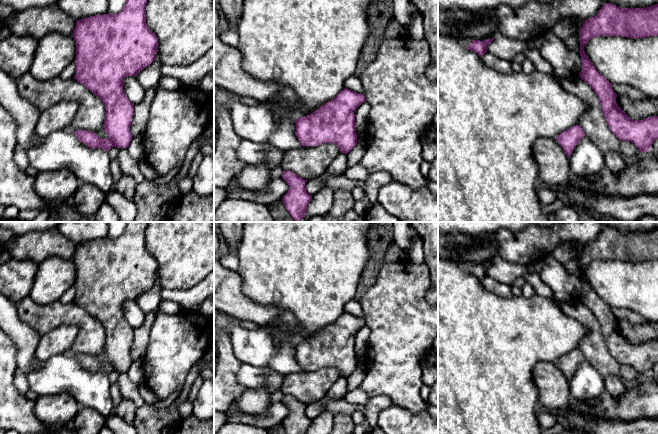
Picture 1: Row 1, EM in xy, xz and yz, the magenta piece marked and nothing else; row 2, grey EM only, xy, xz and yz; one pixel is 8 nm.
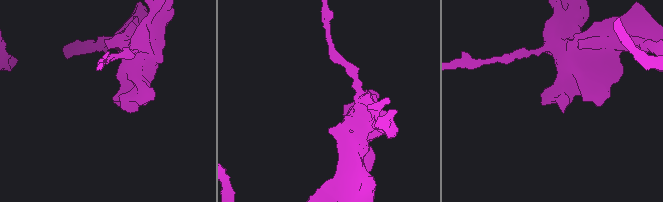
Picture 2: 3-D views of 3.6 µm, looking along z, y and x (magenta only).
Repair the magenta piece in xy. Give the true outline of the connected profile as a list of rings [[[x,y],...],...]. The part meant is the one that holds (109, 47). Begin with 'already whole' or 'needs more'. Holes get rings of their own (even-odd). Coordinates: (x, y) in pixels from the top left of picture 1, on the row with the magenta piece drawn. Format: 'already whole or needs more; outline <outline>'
already whole; outline [[[126,0],[124,8],[117,14],[102,14],[77,20],[73,33],[76,42],[75,75],[74,79],[83,84],[93,94],[98,96],[105,106],[105,118],[103,128],[107,133],[105,139],[101,139],[94,132],[77,130],[74,132],[78,140],[90,148],[102,148],[107,152],[112,147],[127,148],[132,140],[130,126],[134,115],[134,104],[129,101],[123,90],[125,77],[136,77],[140,71],[151,64],[157,54],[159,46],[157,36],[146,24],[147,0]]]

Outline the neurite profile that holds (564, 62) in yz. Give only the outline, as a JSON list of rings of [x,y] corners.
[[[552,29],[544,32],[540,53],[551,64],[553,76],[566,78],[571,75],[579,75],[581,72],[582,62],[579,51],[569,50]]]

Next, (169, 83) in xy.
[[[163,75],[159,79],[158,85],[170,91],[174,91],[174,90],[177,90],[183,87],[182,83],[176,78],[172,78],[169,76],[163,76]]]

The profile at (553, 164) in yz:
[[[538,138],[533,144],[532,154],[538,166],[539,179],[556,190],[566,186],[572,173],[569,158],[557,139]]]

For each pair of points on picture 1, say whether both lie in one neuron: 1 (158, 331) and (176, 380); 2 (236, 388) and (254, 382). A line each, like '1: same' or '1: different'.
1: same
2: different

